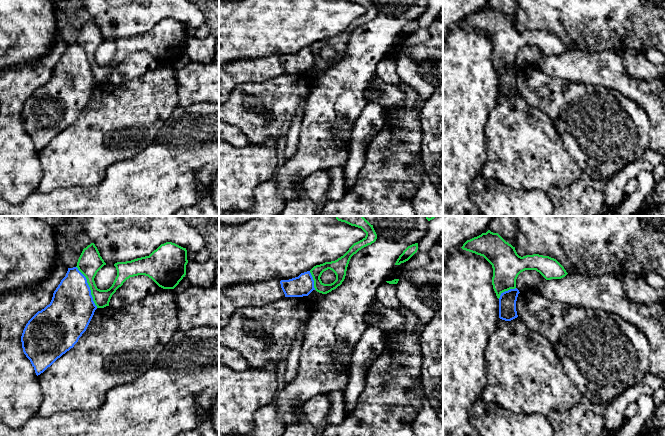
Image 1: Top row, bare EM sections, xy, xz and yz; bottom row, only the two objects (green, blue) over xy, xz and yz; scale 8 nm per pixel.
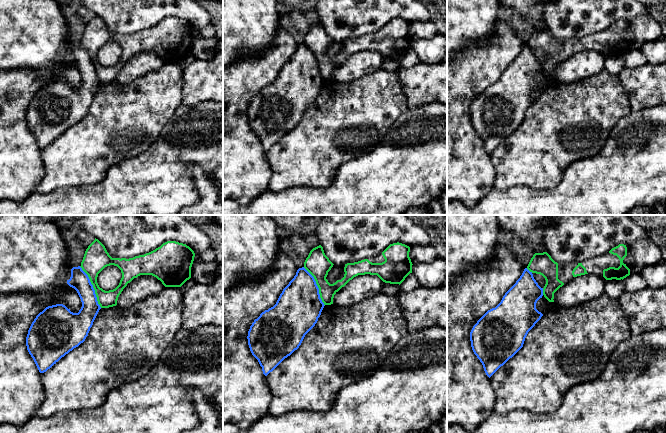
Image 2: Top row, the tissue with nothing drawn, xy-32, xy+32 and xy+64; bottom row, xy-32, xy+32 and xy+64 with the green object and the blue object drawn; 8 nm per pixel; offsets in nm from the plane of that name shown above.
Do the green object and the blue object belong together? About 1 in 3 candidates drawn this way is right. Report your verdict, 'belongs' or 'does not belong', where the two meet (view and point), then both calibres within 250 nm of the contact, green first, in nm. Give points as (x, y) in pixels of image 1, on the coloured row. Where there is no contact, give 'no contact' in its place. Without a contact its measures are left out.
does not belong; contact xy (89, 286); calibres 190 and 360 nm

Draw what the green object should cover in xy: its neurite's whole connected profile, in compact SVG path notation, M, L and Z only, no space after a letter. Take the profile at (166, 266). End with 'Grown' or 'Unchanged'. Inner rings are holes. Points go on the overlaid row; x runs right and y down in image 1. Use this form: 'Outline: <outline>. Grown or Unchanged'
Outline: M166 242L149 256L115 263L117 276L107 290L98 289L94 281L97 272L106 265L94 243L83 249L76 267L86 277L97 308L104 308L109 306L112 295L130 277L145 275L163 289L174 289L185 277L187 263L186 248Z. Unchanged

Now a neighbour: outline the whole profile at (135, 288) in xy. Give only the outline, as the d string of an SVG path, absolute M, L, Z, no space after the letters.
M138 275L127 279L112 295L109 306L121 309L156 293L159 286L148 276Z

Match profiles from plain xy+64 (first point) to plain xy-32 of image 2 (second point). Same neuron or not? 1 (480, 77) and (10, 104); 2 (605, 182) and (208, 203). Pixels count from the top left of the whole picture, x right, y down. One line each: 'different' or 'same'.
1: same
2: different

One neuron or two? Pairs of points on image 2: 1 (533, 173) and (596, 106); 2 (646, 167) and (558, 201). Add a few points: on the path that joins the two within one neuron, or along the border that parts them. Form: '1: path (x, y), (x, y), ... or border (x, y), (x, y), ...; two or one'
1: path (538, 152), (551, 138), (556, 129), (575, 119); one
2: path (624, 174), (600, 189), (588, 201), (580, 201); one

